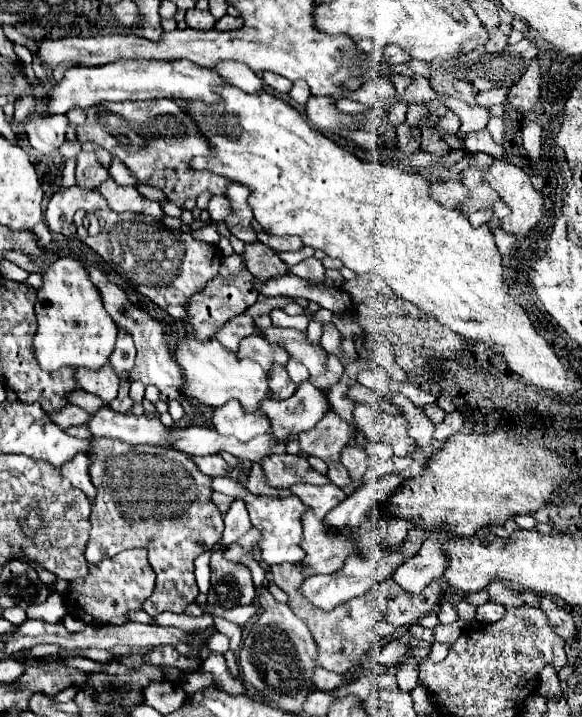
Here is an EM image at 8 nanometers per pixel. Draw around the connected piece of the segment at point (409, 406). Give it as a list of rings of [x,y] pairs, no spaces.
[[[396,394],[391,399],[408,423],[408,435],[411,436],[419,446],[421,446],[426,459],[437,452],[433,447],[433,423],[423,413],[423,410],[416,407],[409,399],[402,394]]]

